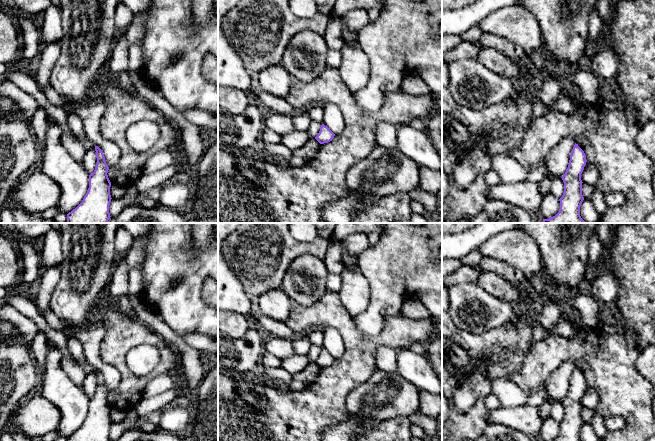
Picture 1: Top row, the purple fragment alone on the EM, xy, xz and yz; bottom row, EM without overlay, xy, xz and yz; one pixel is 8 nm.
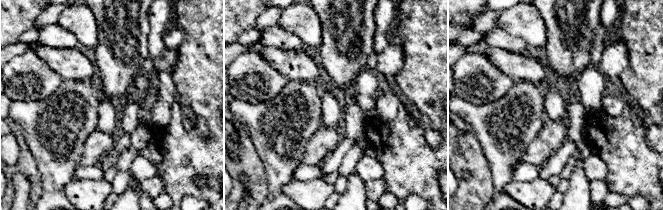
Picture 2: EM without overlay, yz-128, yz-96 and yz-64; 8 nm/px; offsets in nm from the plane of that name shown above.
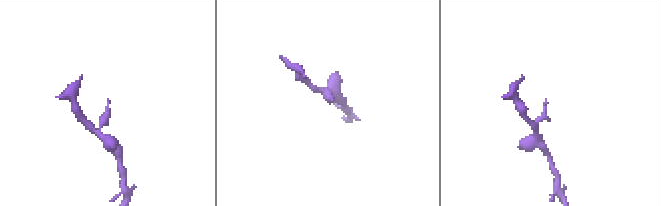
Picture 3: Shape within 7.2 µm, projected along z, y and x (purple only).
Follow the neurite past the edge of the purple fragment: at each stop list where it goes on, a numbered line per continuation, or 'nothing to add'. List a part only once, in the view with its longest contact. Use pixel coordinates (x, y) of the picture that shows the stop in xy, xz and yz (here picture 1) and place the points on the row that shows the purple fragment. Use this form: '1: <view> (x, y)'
nothing to add

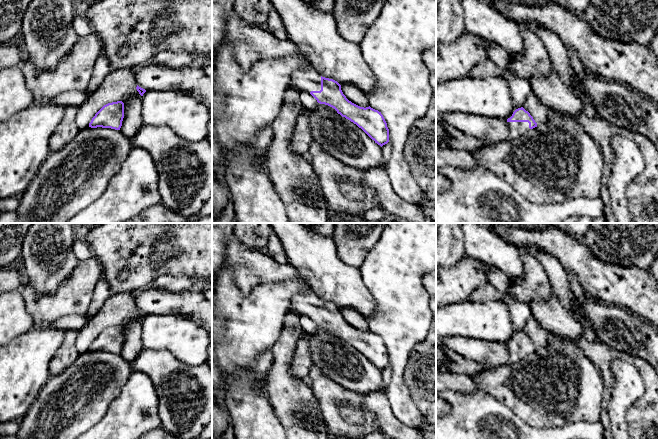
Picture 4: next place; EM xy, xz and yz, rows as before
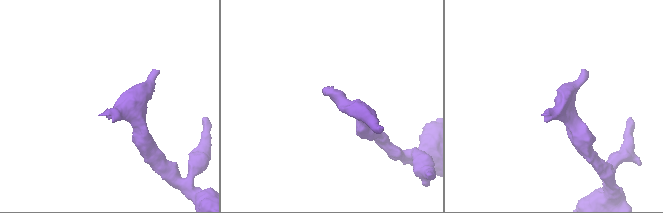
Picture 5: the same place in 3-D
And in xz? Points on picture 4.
1: xz (307, 79)

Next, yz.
1: yz (515, 129)

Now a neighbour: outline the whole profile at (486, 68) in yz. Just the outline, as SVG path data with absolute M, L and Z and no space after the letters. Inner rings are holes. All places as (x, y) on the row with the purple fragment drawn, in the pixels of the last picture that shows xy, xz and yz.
M490 59L483 60L475 65L468 73L474 78L500 77L504 76L504 69L496 65Z

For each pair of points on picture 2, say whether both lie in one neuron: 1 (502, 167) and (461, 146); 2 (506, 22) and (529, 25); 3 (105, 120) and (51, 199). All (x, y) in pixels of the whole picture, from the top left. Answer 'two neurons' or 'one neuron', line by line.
1: two neurons
2: one neuron
3: two neurons

